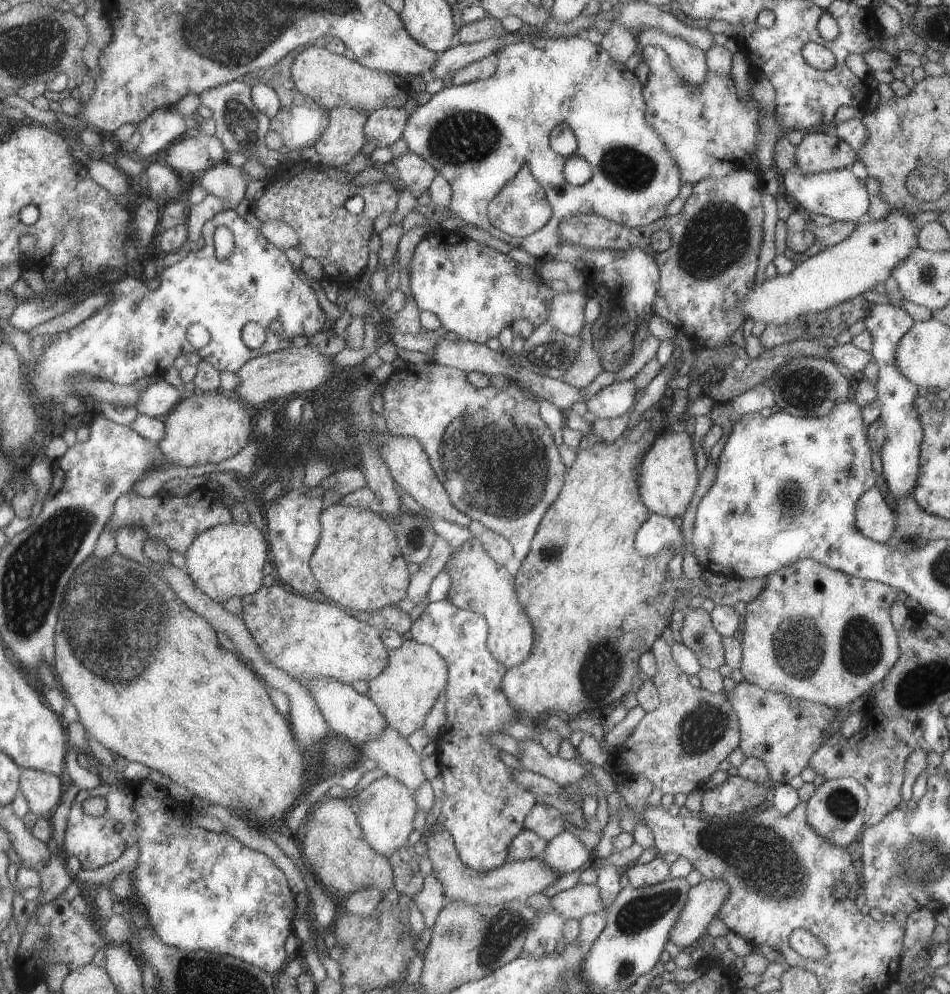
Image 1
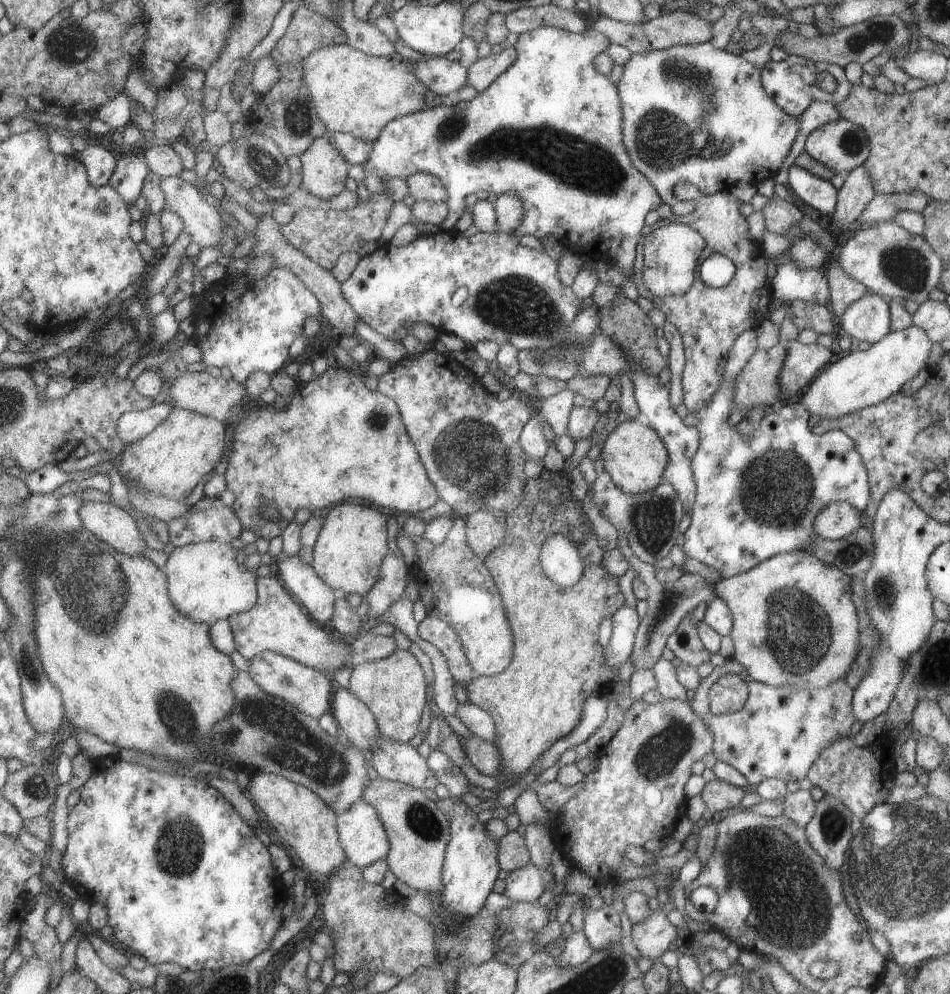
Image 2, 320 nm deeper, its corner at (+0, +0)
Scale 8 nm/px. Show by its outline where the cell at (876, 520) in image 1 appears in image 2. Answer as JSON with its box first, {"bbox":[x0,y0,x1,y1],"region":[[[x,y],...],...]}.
{"bbox":[813,501,862,539],"region":[[[831,501],[813,519],[813,532],[824,539],[842,539],[861,526],[862,515],[846,502]]]}

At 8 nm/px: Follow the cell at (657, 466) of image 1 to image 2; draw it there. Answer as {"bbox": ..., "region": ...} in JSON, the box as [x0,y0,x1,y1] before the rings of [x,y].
{"bbox":[598,419,666,493],"region":[[[630,419],[616,424],[602,441],[598,457],[603,460],[604,471],[613,481],[613,484],[624,493],[644,493],[645,491],[652,490],[652,488],[659,486],[662,482],[660,474],[666,463],[666,450],[663,443],[656,435],[656,432],[642,423],[642,421]]]}

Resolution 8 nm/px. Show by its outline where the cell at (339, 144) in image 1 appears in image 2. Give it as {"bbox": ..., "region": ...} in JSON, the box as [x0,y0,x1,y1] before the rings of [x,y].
{"bbox":[298,130,349,200],"region":[[[326,130],[298,156],[301,163],[299,186],[317,200],[341,194],[349,168],[329,142],[329,133]]]}

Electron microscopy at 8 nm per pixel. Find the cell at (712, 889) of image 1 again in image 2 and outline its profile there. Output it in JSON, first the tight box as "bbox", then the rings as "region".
{"bbox":[630,908,677,960],"region":[[[658,908],[641,922],[632,925],[630,938],[639,956],[657,960],[667,950],[669,942],[676,940],[677,930],[665,917],[666,912]]]}

